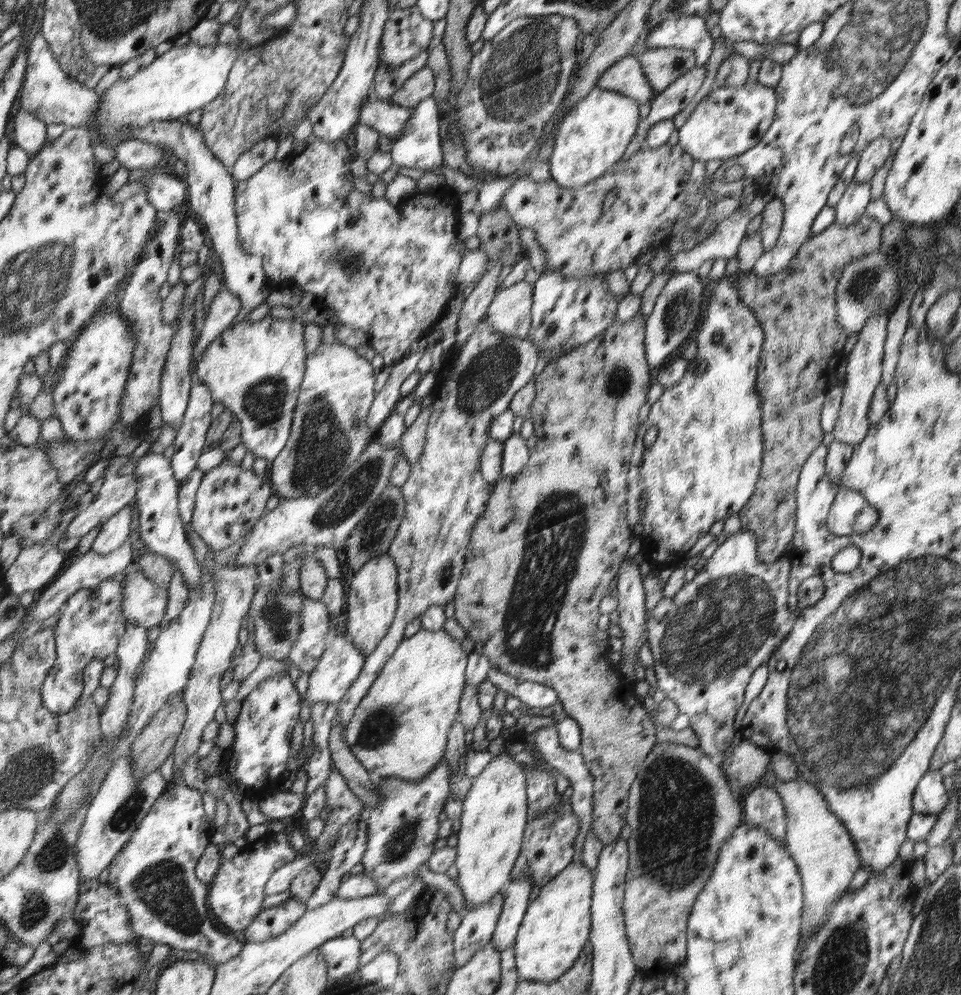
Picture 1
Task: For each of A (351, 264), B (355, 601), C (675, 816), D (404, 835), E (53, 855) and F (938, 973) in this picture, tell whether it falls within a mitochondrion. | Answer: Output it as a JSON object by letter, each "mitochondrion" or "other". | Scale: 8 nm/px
{"A":"mitochondrion","B":"other","C":"mitochondrion","D":"mitochondrion","E":"mitochondrion","F":"mitochondrion"}

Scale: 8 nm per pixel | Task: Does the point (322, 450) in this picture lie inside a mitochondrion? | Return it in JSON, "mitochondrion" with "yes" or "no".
{"mitochondrion":"yes"}

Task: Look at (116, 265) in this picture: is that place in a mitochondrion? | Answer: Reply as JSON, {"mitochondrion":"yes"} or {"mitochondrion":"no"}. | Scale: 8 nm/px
{"mitochondrion":"no"}

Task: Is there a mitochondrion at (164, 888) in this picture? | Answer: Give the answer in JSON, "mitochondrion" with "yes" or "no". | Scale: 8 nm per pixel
{"mitochondrion":"yes"}

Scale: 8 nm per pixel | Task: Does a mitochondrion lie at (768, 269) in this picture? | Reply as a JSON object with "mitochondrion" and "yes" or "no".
{"mitochondrion":"no"}

